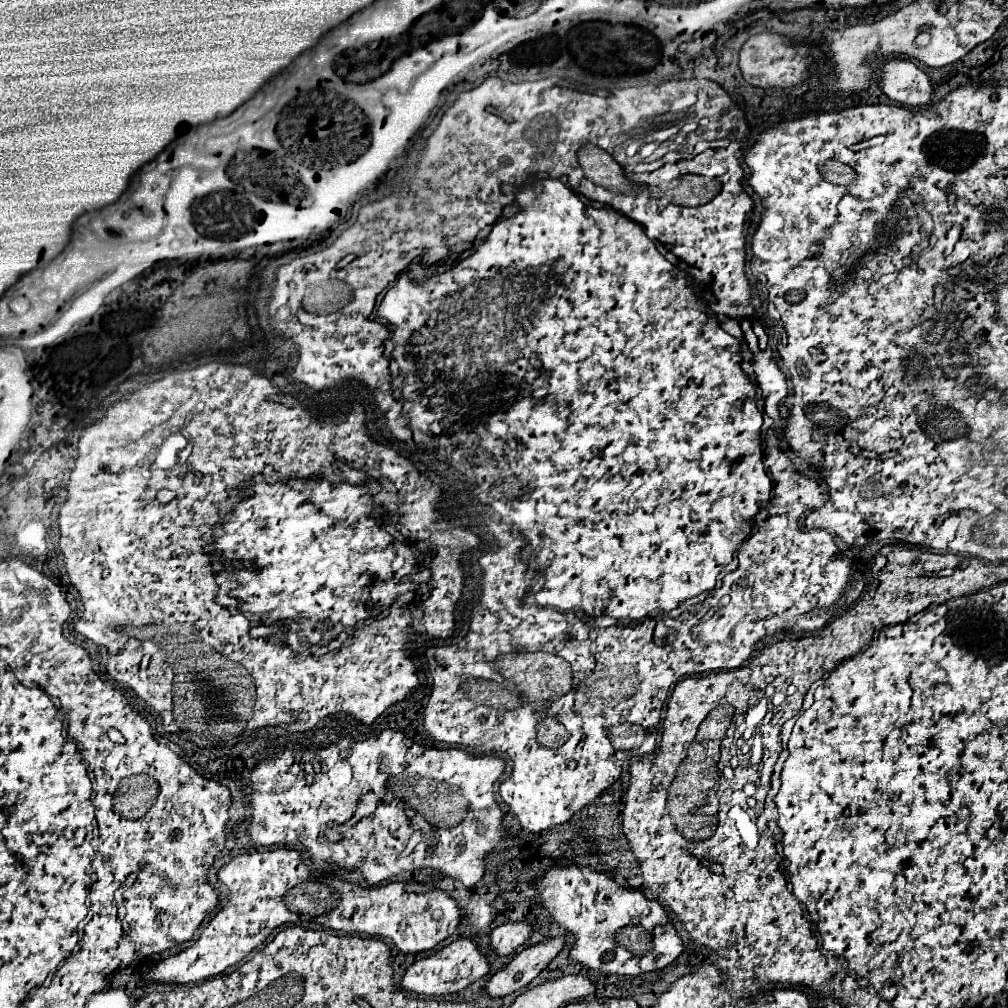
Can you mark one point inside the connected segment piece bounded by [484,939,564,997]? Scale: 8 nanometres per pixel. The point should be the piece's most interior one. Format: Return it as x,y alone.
525,965

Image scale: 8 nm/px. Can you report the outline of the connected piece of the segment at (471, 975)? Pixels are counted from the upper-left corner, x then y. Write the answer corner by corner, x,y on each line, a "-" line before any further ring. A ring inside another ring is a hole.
458,939
452,941
450,945
446,945
444,949
414,961
406,973
402,975
402,987
418,993
418,995
428,995
428,997
436,997
436,995
446,995
446,993
456,993
462,991
466,985
474,983
476,979
484,977
488,973
488,961
486,957
476,949
476,945
468,939

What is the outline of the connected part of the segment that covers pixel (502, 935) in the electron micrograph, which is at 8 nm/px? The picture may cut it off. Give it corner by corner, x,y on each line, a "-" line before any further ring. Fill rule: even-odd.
506,923
490,933
490,947
496,955
510,955
514,953
532,933
528,923

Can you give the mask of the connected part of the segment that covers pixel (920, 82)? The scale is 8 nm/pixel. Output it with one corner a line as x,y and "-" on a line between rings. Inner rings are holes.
904,59
890,61
882,69
880,87
892,101
902,103
904,107
928,105
934,95
930,77
914,63

